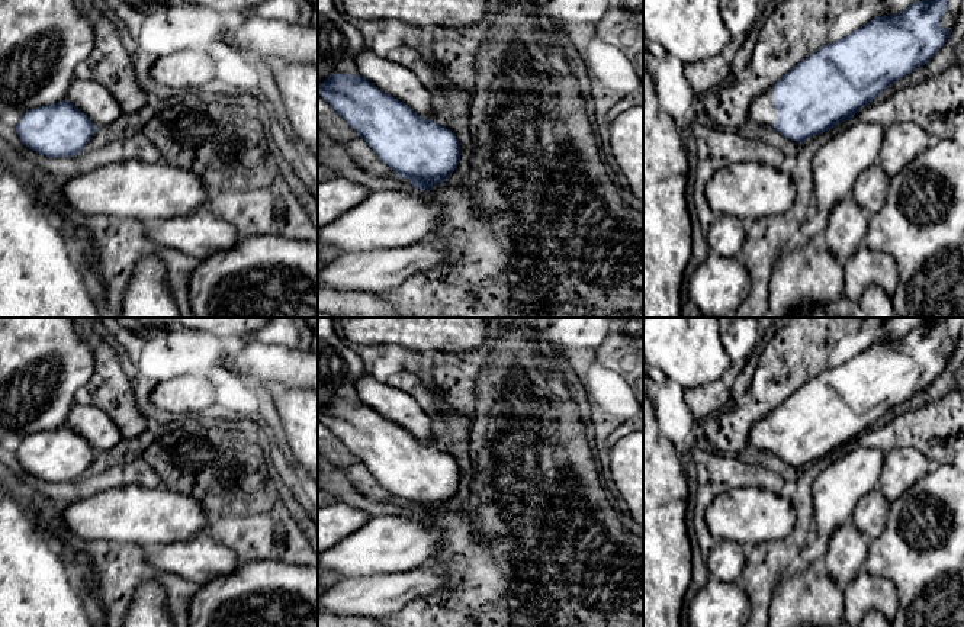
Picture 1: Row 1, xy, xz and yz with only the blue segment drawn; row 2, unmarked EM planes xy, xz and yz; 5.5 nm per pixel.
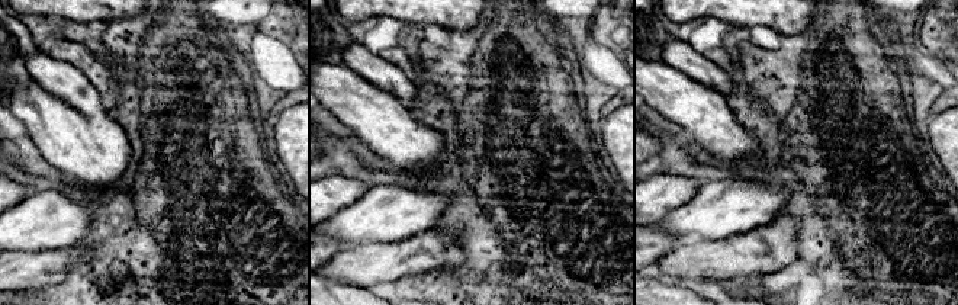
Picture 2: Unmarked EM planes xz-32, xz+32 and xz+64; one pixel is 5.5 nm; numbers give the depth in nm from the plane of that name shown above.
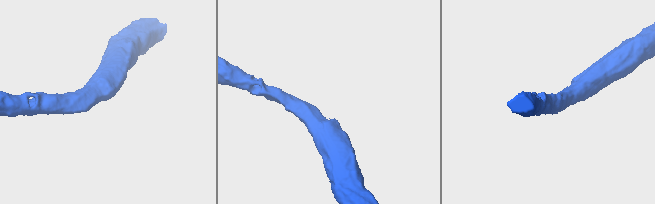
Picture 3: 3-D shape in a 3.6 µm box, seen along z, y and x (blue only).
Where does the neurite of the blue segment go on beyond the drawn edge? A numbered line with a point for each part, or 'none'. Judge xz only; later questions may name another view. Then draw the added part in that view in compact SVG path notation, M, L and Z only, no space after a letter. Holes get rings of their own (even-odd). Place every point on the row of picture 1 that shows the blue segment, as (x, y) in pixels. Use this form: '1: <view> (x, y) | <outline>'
1: xz (395, 80) | M370 48L357 55L356 64L359 74L379 90L404 102L421 118L433 120L434 106L438 100L411 70L376 55Z

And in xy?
1: xy (93, 99) | M75 78L65 100L87 115L97 128L110 125L122 115L112 93L94 80Z

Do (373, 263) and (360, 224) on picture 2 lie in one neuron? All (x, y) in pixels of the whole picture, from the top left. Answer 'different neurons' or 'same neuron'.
different neurons

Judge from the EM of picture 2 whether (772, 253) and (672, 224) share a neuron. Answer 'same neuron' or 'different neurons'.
different neurons

